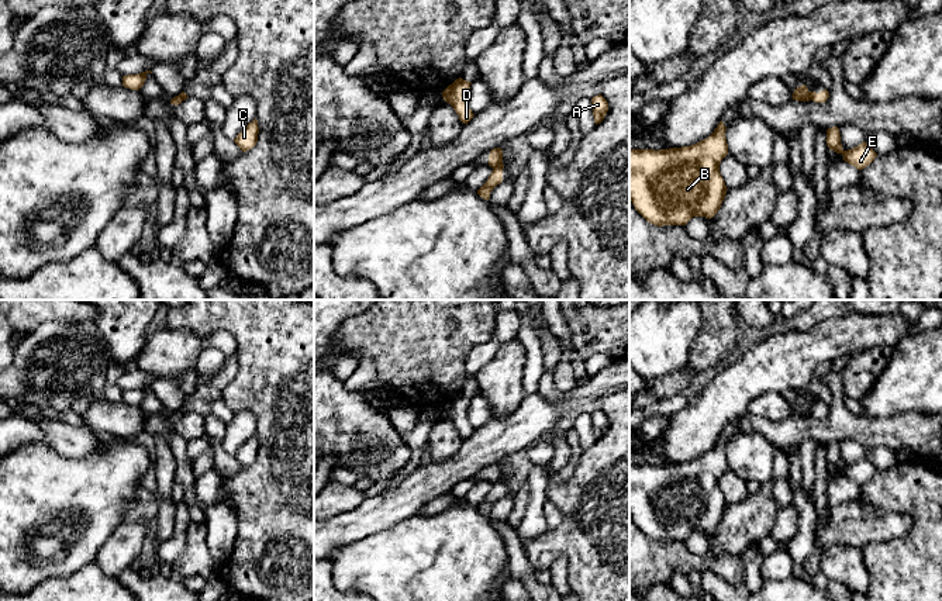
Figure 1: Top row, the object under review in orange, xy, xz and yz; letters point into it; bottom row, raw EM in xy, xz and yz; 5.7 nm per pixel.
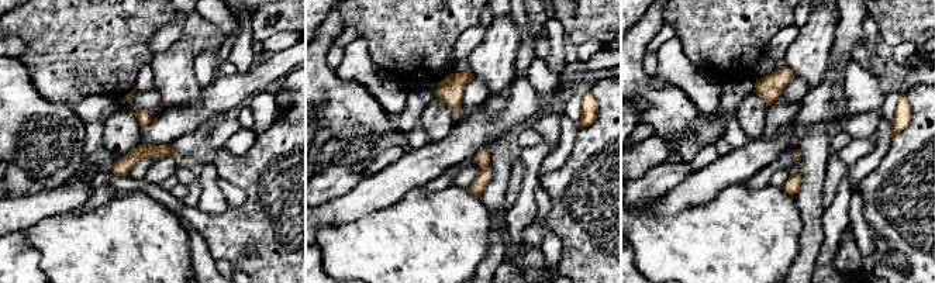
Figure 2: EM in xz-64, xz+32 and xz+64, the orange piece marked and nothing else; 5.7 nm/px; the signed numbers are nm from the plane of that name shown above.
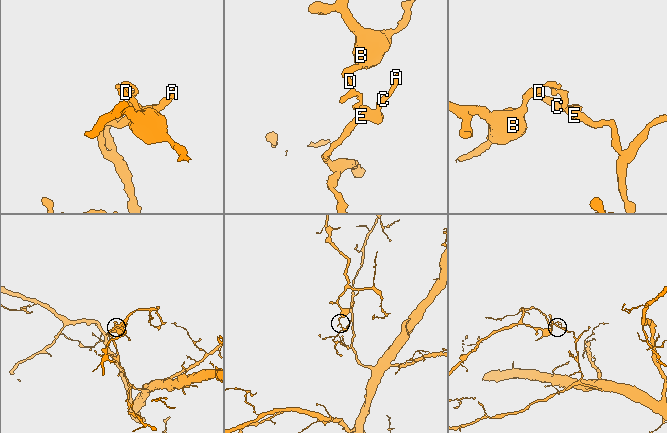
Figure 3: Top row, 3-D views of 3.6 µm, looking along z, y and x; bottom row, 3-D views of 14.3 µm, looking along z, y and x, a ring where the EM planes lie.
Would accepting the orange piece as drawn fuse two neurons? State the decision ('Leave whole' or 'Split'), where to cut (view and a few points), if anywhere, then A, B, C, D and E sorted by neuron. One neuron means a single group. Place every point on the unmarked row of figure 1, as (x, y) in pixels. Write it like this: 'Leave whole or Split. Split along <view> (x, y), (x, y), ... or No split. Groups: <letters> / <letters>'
Split. Split along xz (501, 479), (493, 484). Groups: A C E / B D

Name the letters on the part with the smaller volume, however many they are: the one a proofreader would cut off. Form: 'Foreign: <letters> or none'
Foreign: B, D

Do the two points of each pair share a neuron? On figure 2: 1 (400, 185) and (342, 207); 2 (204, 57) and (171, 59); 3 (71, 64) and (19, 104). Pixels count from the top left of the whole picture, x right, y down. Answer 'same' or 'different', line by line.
1: same
2: different
3: different

